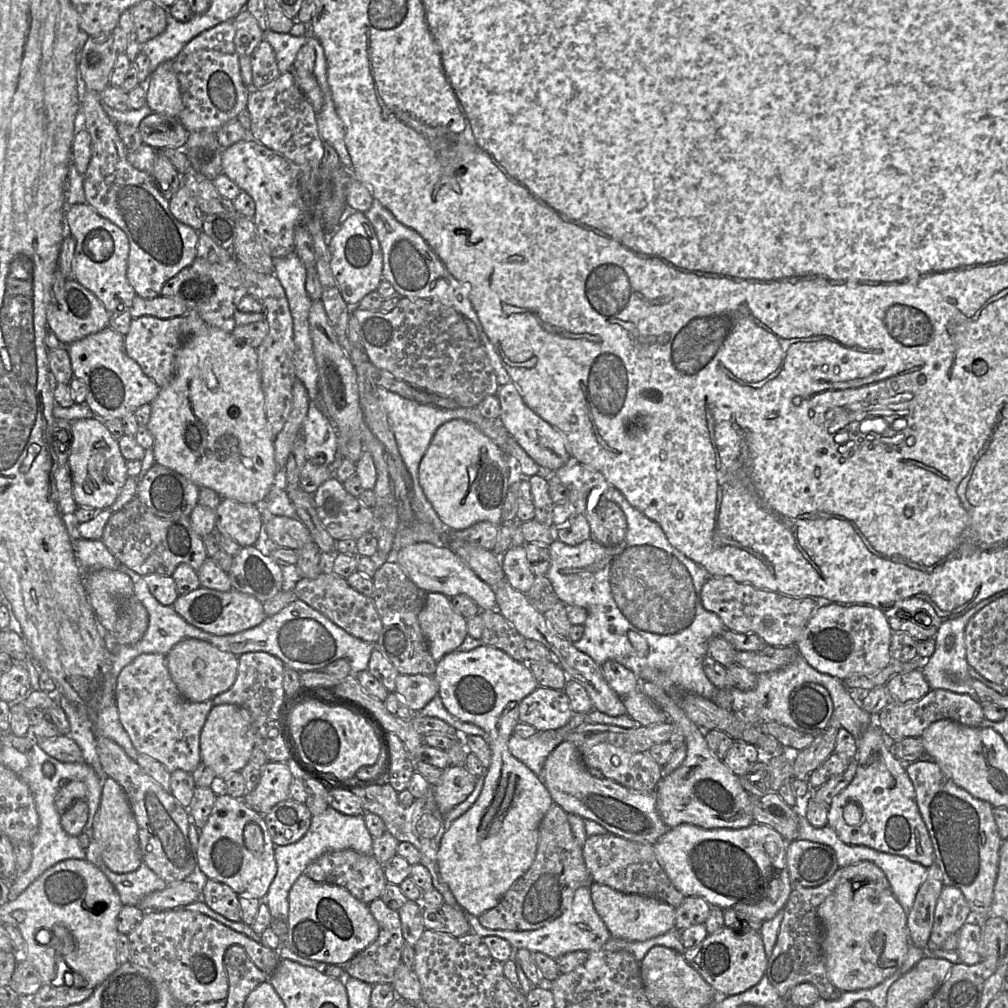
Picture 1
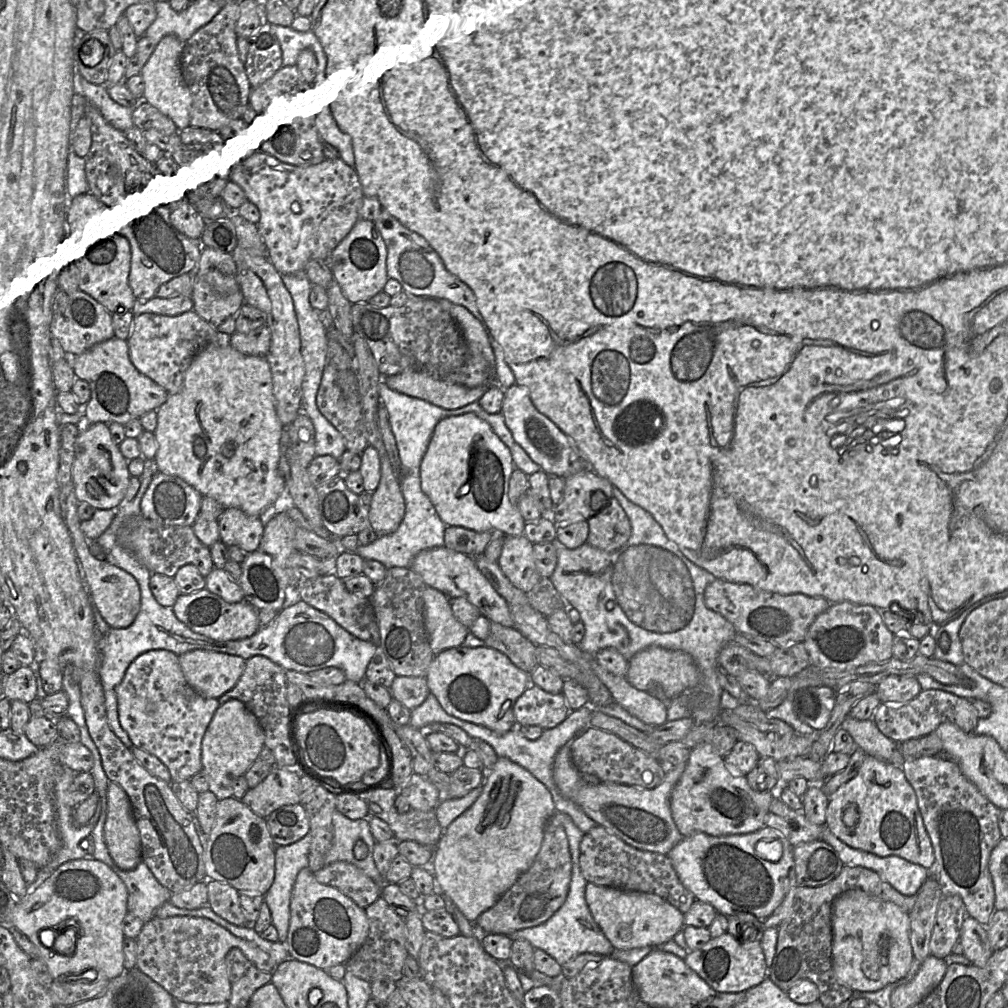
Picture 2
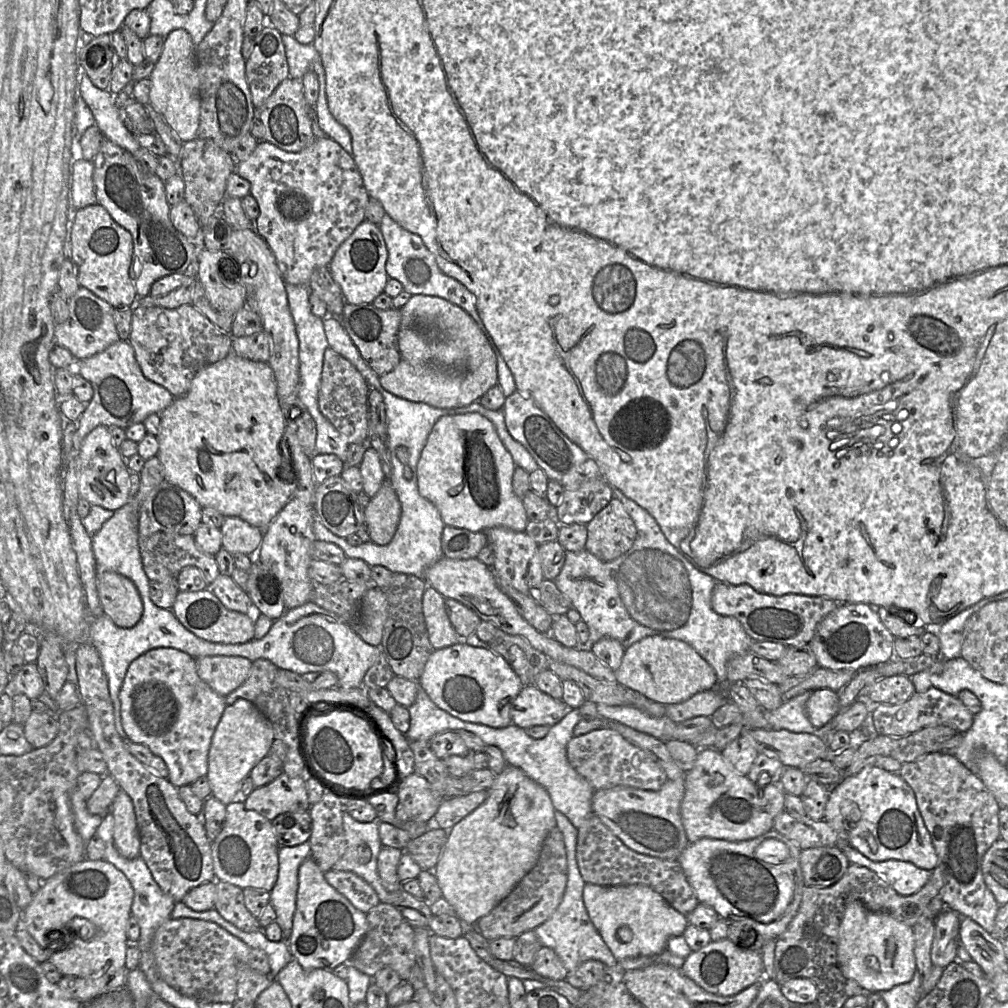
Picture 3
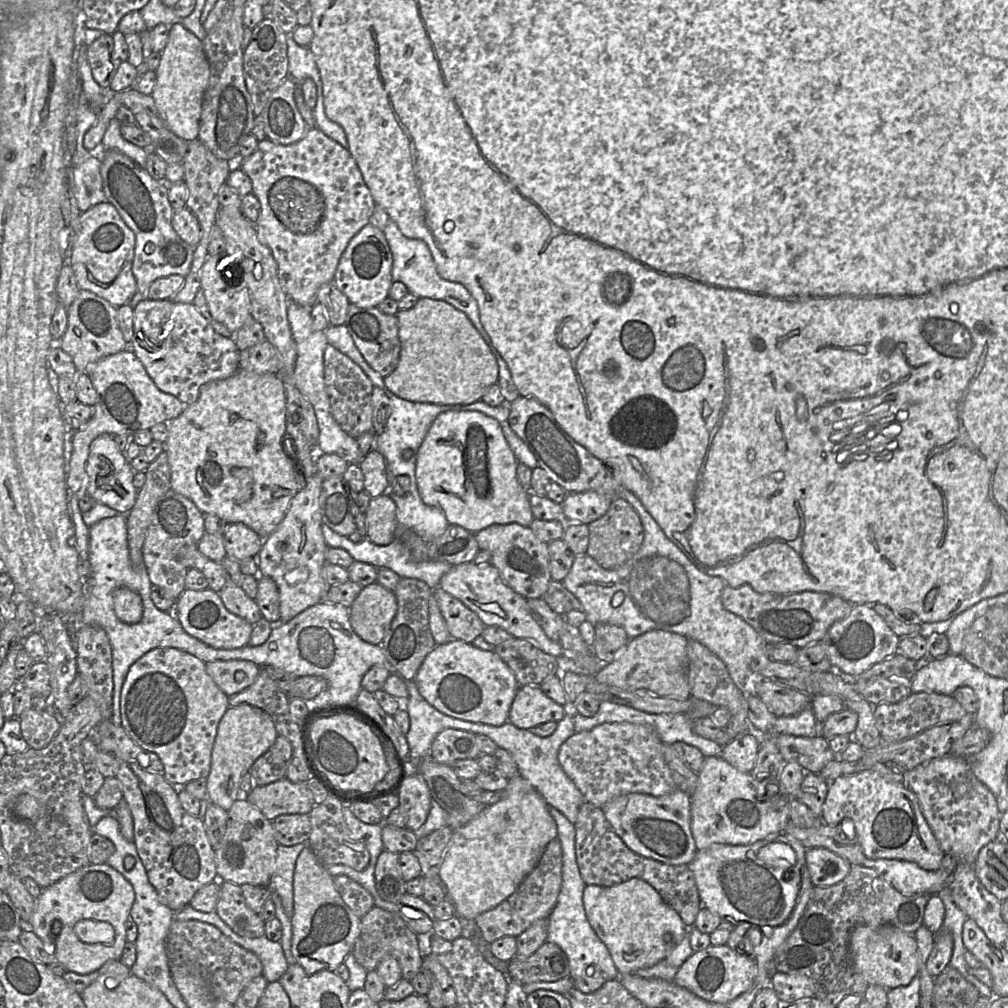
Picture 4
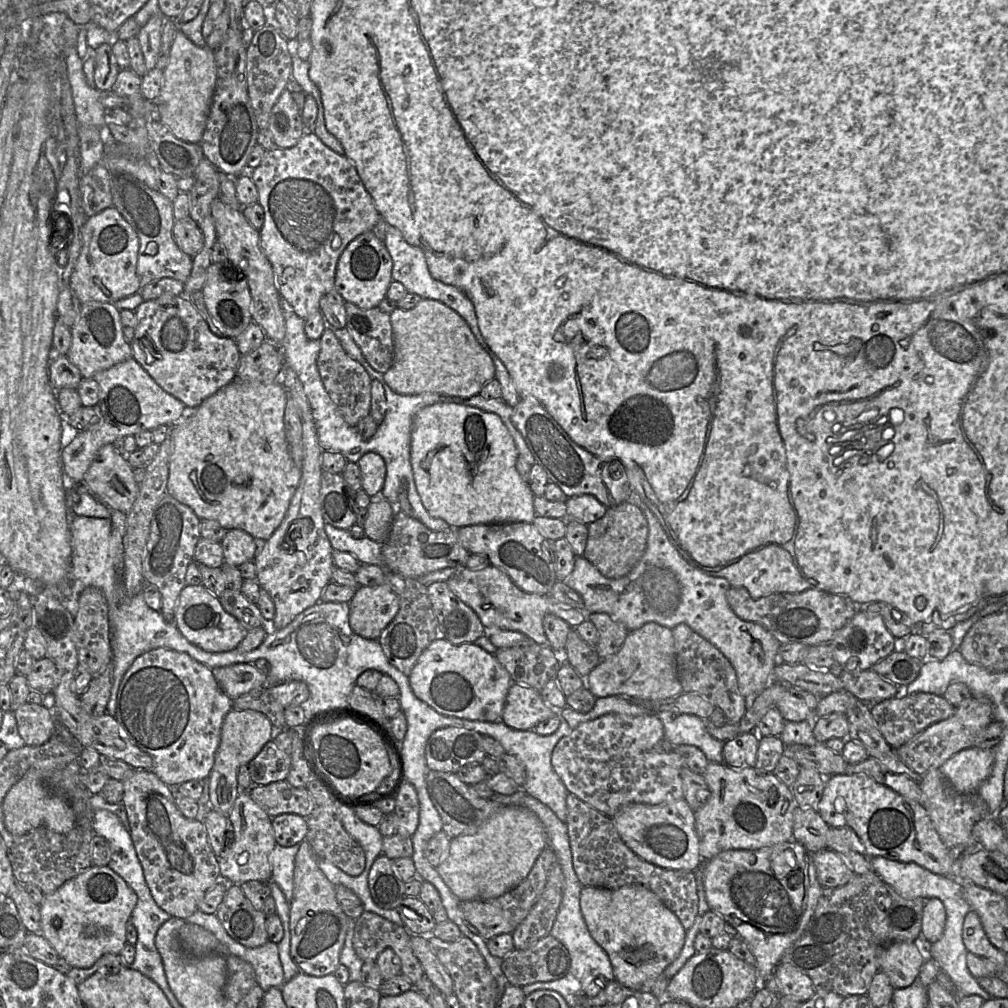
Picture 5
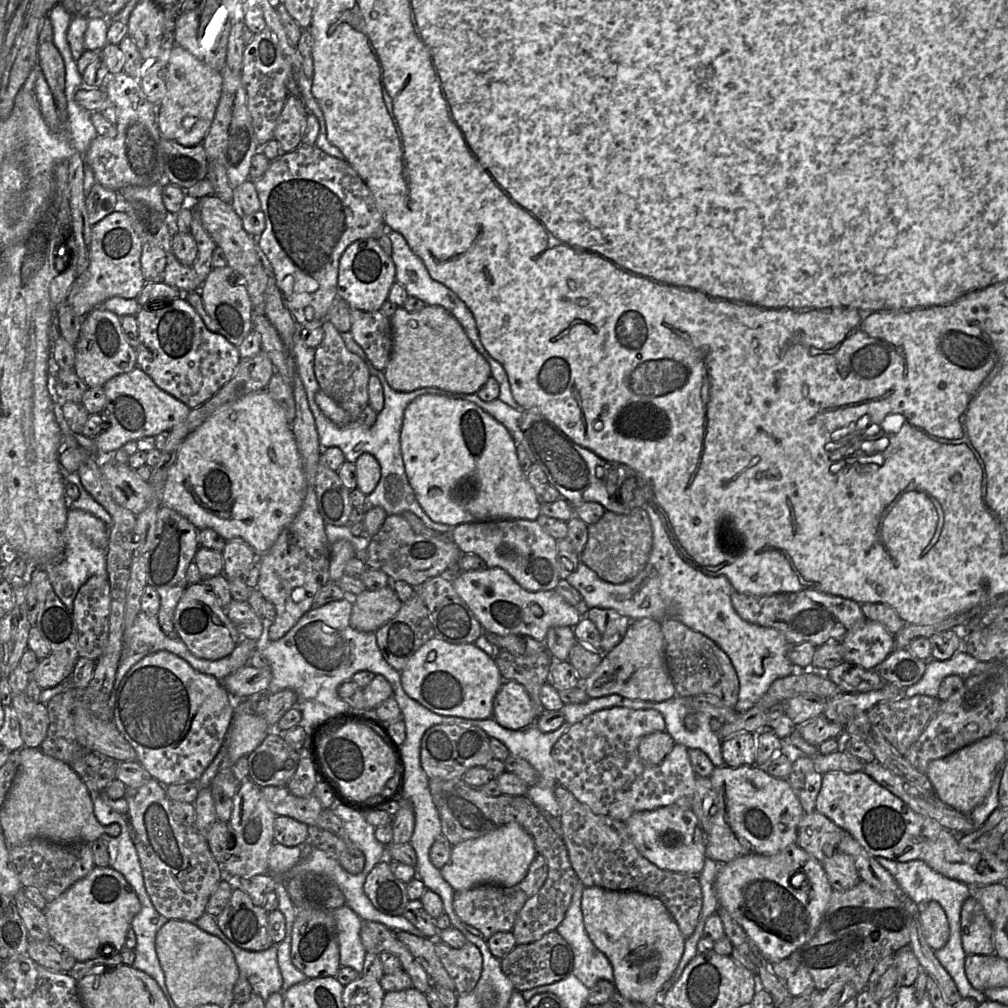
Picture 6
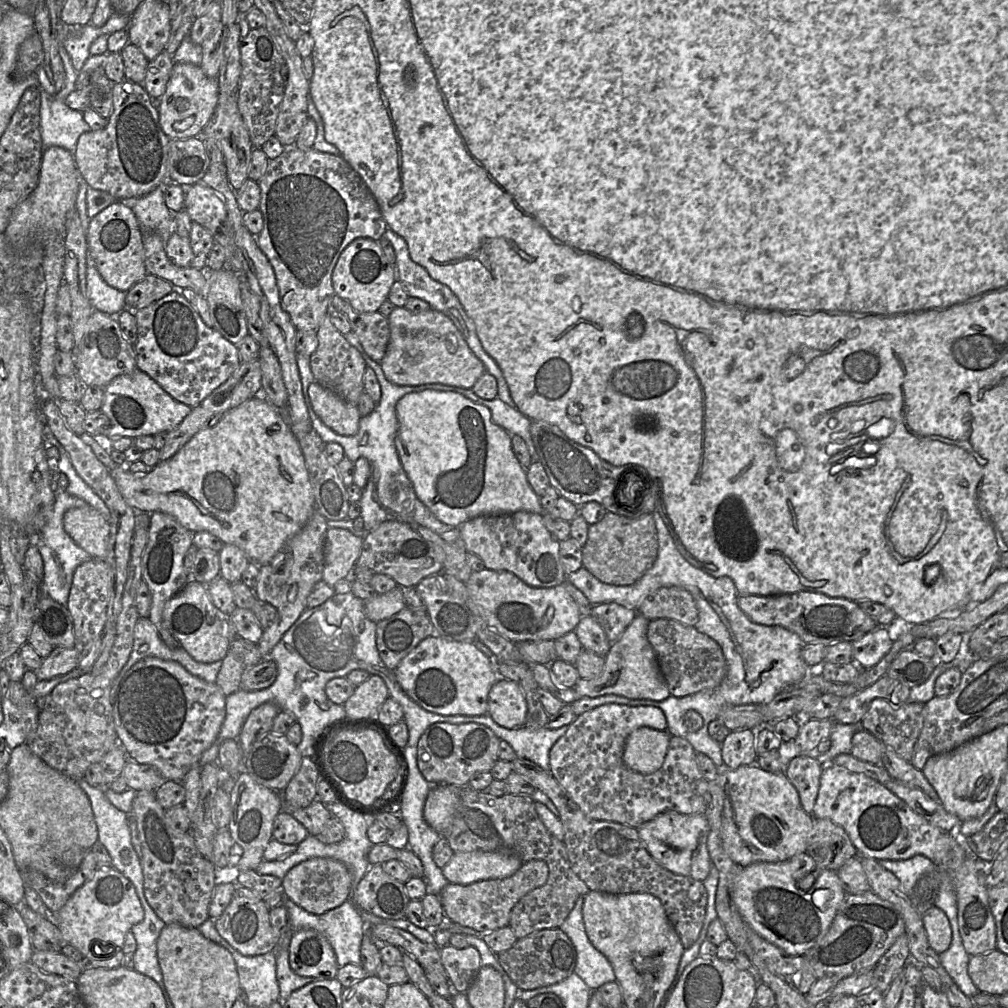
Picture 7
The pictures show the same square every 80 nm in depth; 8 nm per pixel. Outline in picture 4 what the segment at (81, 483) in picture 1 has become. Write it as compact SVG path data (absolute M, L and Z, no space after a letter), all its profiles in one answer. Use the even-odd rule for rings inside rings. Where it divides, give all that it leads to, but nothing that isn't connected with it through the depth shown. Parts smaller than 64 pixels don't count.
M102 434L95 438L90 444L89 456L86 462L86 474L87 474L87 495L92 497L95 502L100 502L120 514L127 515L135 504L138 490L133 483L133 475L139 472L134 470L129 460L124 453L120 452L110 434Z

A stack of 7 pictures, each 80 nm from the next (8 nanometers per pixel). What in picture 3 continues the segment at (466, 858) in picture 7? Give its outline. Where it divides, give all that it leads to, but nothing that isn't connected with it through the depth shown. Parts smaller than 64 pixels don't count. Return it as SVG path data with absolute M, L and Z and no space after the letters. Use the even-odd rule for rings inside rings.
M507 765L502 773L496 776L496 779L489 789L489 797L472 813L460 820L455 826L448 830L448 838L444 845L443 851L437 861L437 864L432 869L427 870L435 876L439 888L442 892L442 897L453 908L455 916L470 925L476 925L477 921L487 915L495 908L504 898L506 898L519 881L536 865L544 840L548 834L556 827L555 809L547 790L529 778L522 770L512 765Z

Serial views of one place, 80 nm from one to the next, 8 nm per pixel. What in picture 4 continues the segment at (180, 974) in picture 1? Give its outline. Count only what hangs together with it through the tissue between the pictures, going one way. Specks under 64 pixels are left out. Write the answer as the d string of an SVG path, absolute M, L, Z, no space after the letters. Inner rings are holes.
M173 921L165 941L170 966L184 968L189 974L206 981L212 994L234 1005L249 982L262 975L260 959L225 936L215 926L196 921Z

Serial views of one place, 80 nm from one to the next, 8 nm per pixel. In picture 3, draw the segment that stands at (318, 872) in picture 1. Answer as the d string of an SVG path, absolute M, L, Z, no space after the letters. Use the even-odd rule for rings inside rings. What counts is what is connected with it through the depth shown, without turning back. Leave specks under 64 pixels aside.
M331 869L324 873L324 877L329 885L346 897L357 910L365 914L380 903L375 890L352 872Z

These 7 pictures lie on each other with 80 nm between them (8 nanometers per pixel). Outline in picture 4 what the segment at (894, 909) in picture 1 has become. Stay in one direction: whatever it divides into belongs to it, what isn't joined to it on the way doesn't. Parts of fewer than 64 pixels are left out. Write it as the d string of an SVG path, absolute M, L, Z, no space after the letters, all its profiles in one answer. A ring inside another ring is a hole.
M889 925L859 926L849 938L852 967L868 984L886 989L908 985L919 972L918 949L913 934Z

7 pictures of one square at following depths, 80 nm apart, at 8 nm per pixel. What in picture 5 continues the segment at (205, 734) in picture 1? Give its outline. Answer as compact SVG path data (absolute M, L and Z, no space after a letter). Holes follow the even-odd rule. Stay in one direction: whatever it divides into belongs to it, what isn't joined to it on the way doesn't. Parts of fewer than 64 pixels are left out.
M230 710L221 727L221 739L215 754L214 766L209 775L209 800L211 808L223 815L228 815L240 791L237 772L242 765L247 765L273 739L274 727L270 720L255 710Z

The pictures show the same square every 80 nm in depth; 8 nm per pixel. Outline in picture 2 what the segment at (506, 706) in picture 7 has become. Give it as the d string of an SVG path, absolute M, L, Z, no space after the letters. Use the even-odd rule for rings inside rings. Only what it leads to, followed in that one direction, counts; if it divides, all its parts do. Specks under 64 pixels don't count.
M530 684L516 700L513 713L518 726L554 728L569 715L569 707L562 693L552 694Z

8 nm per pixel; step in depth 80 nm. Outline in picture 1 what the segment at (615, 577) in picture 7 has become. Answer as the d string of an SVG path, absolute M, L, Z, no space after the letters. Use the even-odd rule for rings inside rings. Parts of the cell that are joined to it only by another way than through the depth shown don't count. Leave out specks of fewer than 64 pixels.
M605 492L603 494L593 510L585 513L590 525L590 539L603 546L615 546L625 538L627 520L621 508L606 499Z

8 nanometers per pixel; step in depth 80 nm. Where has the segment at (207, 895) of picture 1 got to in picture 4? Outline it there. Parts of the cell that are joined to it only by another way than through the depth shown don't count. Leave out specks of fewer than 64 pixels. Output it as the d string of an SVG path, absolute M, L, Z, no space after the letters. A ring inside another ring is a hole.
M220 881L215 912L241 937L254 939L265 936L265 921L247 906L240 885Z

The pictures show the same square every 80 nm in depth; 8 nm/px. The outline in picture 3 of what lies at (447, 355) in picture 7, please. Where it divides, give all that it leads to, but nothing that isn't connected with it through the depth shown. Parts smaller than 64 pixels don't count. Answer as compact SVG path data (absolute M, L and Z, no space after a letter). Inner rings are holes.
M421 294L411 296L399 311L401 313L401 325L398 332L398 348L401 360L394 370L379 376L380 383L385 390L402 399L425 403L435 408L458 408L479 401L489 389L497 385L497 358L479 326L466 311L443 298ZM417 321L426 322L442 330L436 339L428 340L429 342L447 340L448 345L457 345L460 348L460 353L463 355L460 368L458 365L453 365L452 368L443 368L440 365L411 365L405 360L412 358L412 356L408 356L407 352L425 351L427 339L415 328Z

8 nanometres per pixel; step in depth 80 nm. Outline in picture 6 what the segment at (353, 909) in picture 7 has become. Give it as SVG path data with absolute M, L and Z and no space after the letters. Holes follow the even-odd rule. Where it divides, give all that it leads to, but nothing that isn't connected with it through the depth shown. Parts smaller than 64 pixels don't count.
M347 905L331 914L338 933L340 967L351 967L361 975L367 953L360 938L362 919Z

